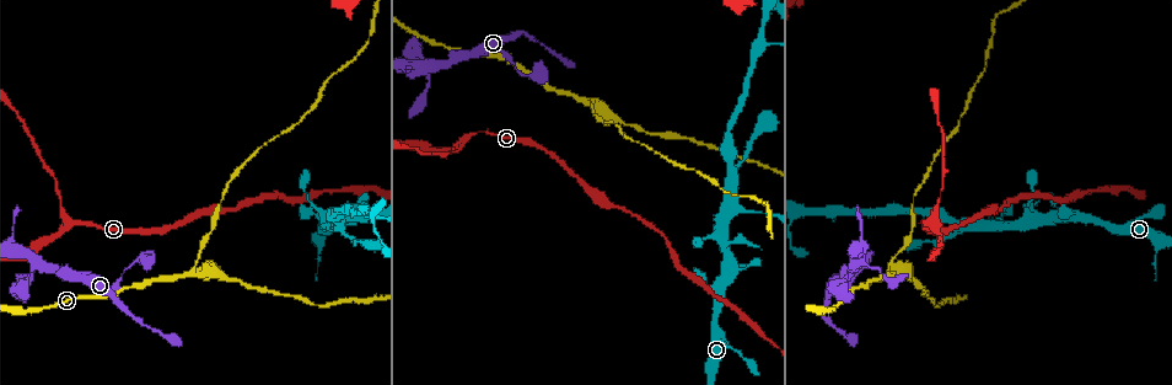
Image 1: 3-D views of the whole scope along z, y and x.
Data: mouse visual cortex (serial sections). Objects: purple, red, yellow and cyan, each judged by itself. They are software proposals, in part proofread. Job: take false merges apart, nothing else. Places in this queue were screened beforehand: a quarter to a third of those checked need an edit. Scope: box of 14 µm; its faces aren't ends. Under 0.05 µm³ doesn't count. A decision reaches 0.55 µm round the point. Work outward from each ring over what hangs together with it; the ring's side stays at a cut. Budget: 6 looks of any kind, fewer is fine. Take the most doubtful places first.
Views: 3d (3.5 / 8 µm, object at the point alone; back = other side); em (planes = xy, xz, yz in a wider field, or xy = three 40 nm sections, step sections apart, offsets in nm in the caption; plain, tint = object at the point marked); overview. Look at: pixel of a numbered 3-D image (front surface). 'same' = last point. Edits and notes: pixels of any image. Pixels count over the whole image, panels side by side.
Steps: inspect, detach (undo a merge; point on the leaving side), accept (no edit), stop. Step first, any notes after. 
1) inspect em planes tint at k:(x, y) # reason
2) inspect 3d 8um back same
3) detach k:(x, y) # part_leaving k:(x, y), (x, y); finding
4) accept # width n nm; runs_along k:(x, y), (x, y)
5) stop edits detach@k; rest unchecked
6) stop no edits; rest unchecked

inspect em planes tint at 1:(583, 100) # side arm on a straight run

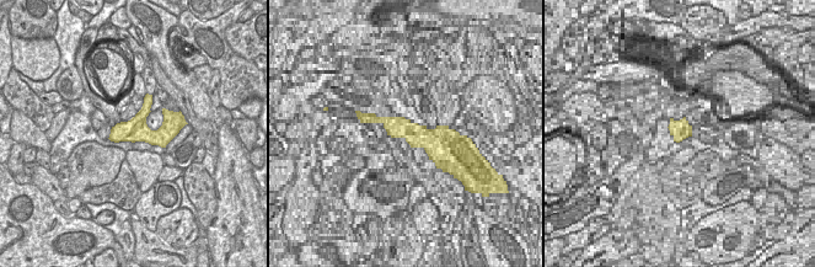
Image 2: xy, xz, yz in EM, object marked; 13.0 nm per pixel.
inspect 3d 3.5um same # wider look

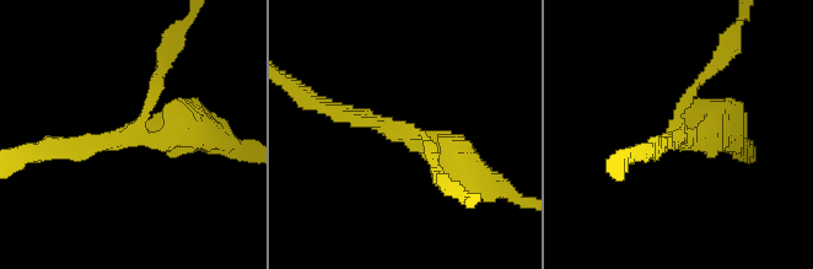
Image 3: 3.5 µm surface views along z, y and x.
accept # continuous, no second cell

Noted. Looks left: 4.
inspect 3d 8um at 1:(36, 260) # thick turns thin

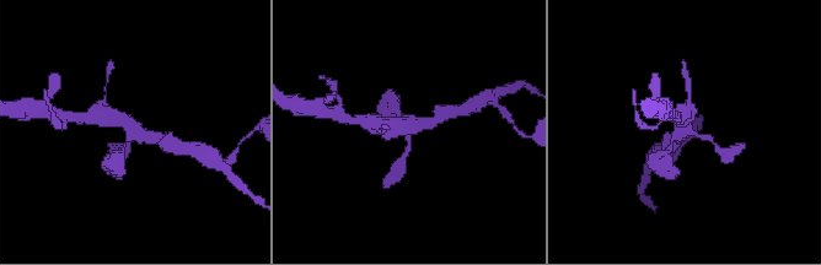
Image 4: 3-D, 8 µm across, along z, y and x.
inspect 3d 3.5um at 4:(409, 127)

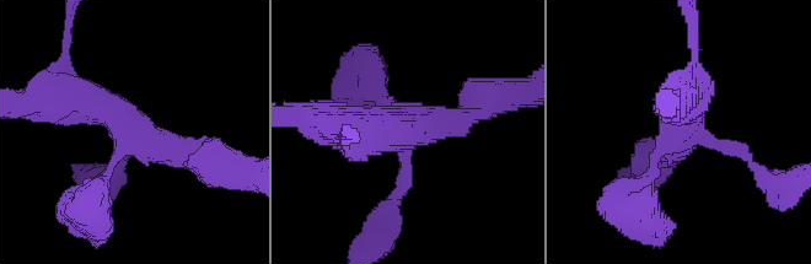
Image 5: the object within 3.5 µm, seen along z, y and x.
inspect em xy step 3 tint at 5:(683, 132) # shape alone is not enough

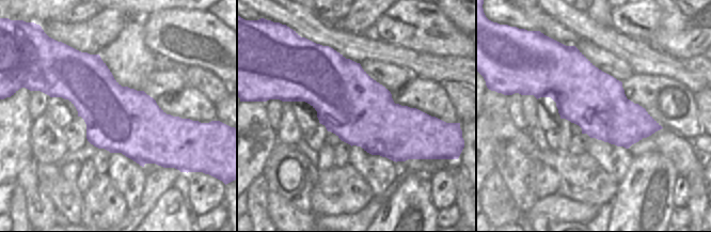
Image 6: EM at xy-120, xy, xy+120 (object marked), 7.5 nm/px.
accept # width 500 nm; runs_along 5:(205, 160), (58, 100); all the same cell

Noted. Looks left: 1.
stop no edits; rest unchecked

